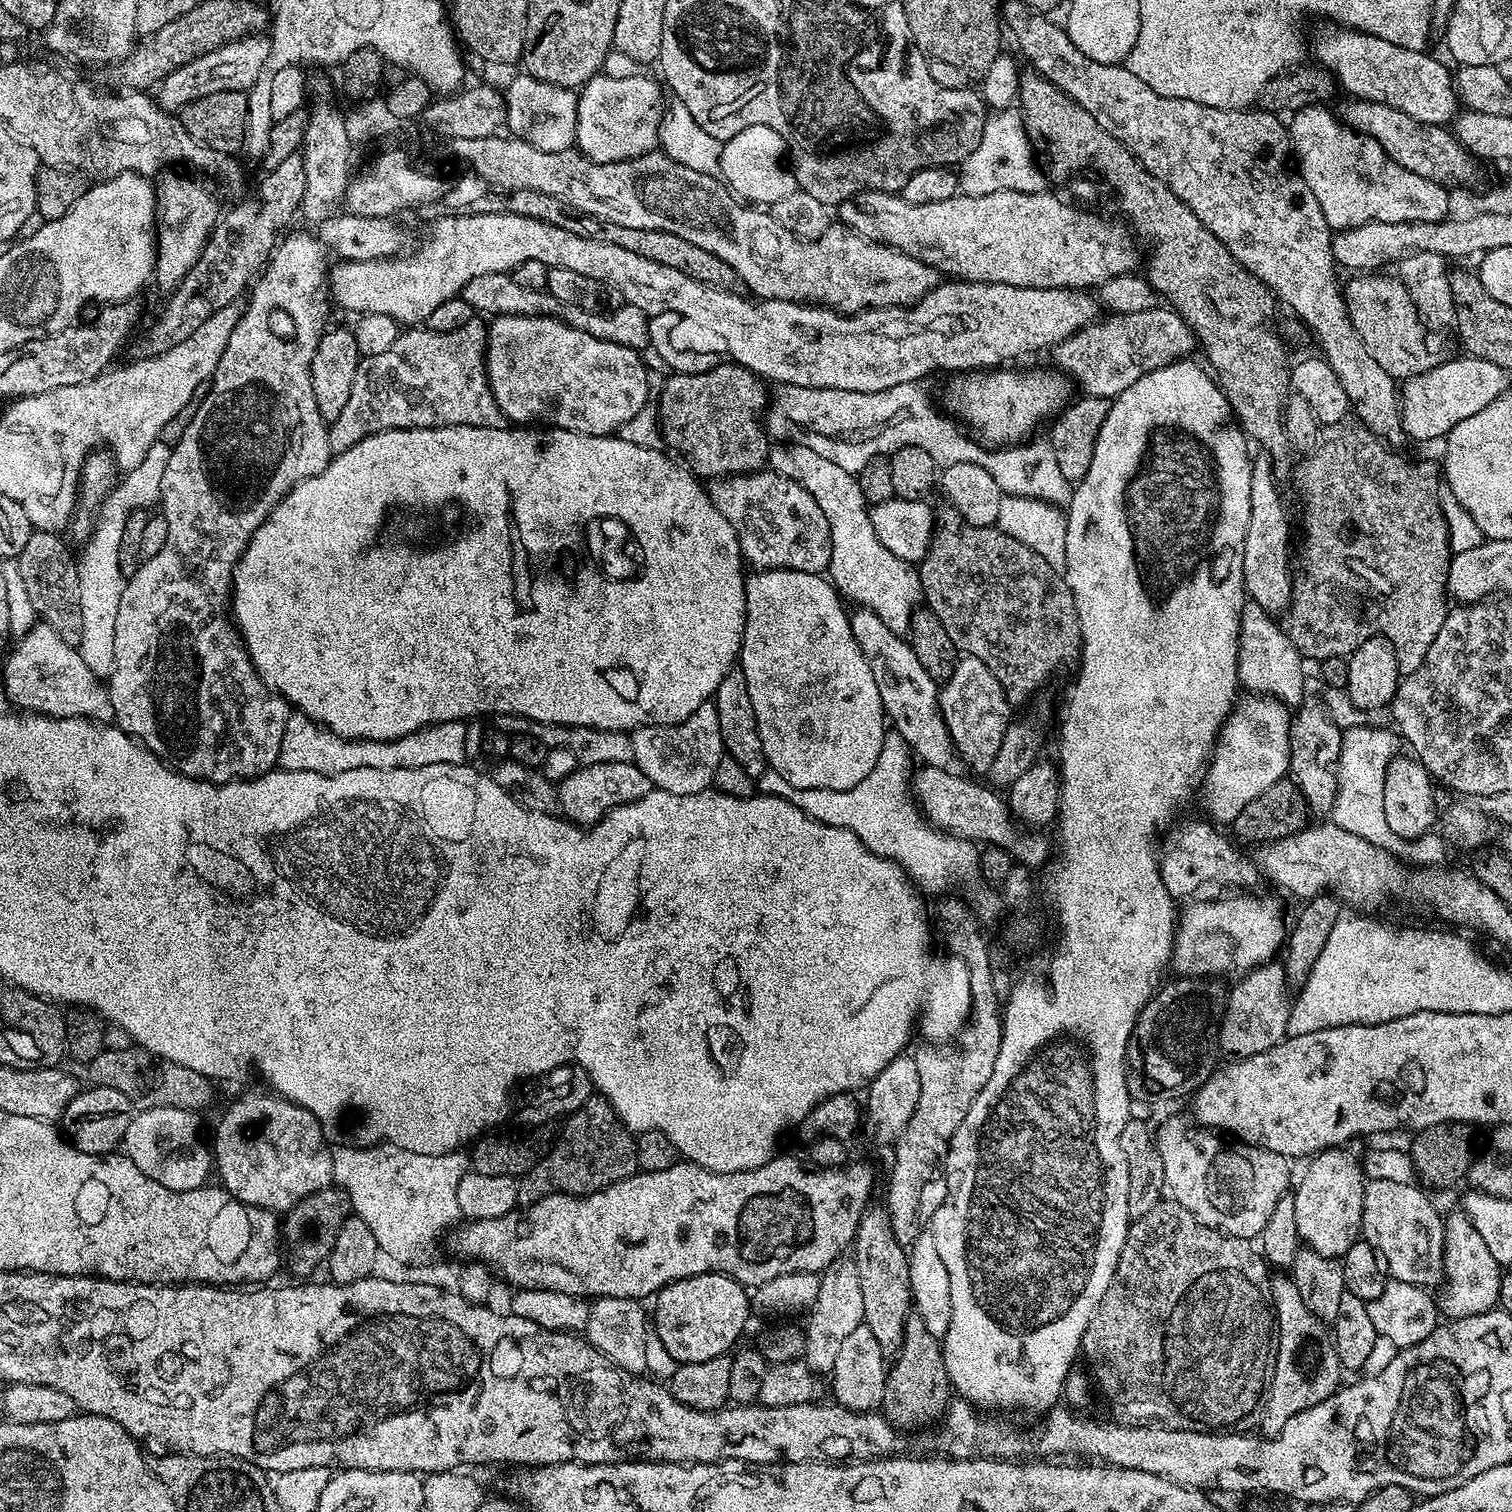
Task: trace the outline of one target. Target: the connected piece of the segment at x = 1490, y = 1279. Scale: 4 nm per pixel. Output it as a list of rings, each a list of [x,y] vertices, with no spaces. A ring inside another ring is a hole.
[[[1460,1210],[1444,1216],[1444,1275],[1438,1308],[1443,1315],[1445,1312],[1445,1317],[1466,1318],[1493,1311],[1499,1305],[1502,1265],[1494,1262],[1486,1242],[1474,1230],[1474,1222]]]

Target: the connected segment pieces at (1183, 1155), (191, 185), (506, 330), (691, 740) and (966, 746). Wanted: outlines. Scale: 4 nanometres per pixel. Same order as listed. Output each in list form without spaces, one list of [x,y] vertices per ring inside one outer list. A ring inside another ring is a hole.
[[[1172,1116],[1154,1132],[1156,1149],[1162,1156],[1164,1183],[1171,1199],[1186,1206],[1201,1224],[1219,1232],[1241,1236],[1243,1240],[1259,1237],[1266,1222],[1270,1222],[1274,1206],[1289,1191],[1289,1157],[1233,1142],[1211,1128],[1188,1120]]]
[[[164,170],[155,181],[156,190],[156,266],[155,283],[160,283],[165,290],[171,290],[180,283],[184,275],[196,265],[200,251],[211,237],[216,226],[216,196],[195,175],[179,176],[179,171]]]
[[[497,316],[487,330],[484,369],[505,421],[610,436],[645,411],[648,374],[637,349],[594,338],[554,316]]]
[[[715,703],[698,706],[690,718],[666,726],[642,726],[634,728],[632,737],[632,763],[646,774],[653,788],[661,788],[670,794],[698,794],[709,791],[717,779],[720,759],[725,759],[722,730],[718,730],[718,710]]]
[[[961,655],[949,680],[939,689],[940,713],[948,727],[952,743],[956,745],[959,759],[964,760],[976,772],[987,773],[1002,745],[1003,735],[1014,720],[1013,705],[1008,703],[1004,687],[994,674],[973,656]]]

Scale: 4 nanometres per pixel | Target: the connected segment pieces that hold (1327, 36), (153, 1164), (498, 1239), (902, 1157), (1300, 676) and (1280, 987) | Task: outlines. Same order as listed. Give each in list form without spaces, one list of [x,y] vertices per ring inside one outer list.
[[[1324,26],[1328,28],[1320,28],[1316,32],[1316,37],[1311,37],[1310,40],[1310,52],[1316,55],[1315,63],[1319,67],[1327,68],[1333,76],[1336,77],[1336,83],[1341,89],[1344,88],[1349,93],[1349,97],[1357,100],[1369,100],[1369,102],[1378,102],[1382,106],[1390,106],[1394,110],[1402,110],[1402,114],[1410,114],[1410,118],[1414,118],[1418,122],[1423,124],[1439,124],[1441,126],[1451,125],[1452,121],[1456,119],[1458,115],[1458,97],[1456,94],[1456,85],[1454,83],[1453,73],[1448,72],[1448,68],[1440,60],[1435,60],[1434,57],[1428,56],[1427,51],[1419,52],[1418,50],[1406,50],[1406,46],[1394,46],[1394,42],[1386,42],[1386,38],[1378,38],[1374,34],[1366,34],[1365,32],[1357,32],[1355,28],[1341,28],[1339,26]]]
[[[146,1108],[133,1115],[122,1141],[129,1160],[154,1182],[162,1182],[170,1190],[185,1192],[205,1187],[208,1172],[213,1171],[214,1157],[206,1140],[200,1137],[200,1124],[195,1115],[177,1108]]]
[[[777,1155],[770,1162],[758,1166],[754,1170],[745,1172],[711,1172],[697,1164],[677,1162],[670,1166],[670,1170],[657,1172],[637,1171],[636,1175],[626,1178],[622,1182],[614,1182],[600,1192],[589,1196],[568,1196],[565,1192],[555,1192],[552,1196],[542,1198],[531,1206],[521,1207],[502,1218],[486,1218],[485,1220],[470,1220],[453,1227],[452,1248],[468,1262],[476,1261],[492,1269],[497,1277],[509,1280],[513,1289],[546,1290],[547,1292],[561,1292],[581,1298],[630,1298],[643,1301],[644,1296],[655,1297],[668,1284],[678,1282],[682,1278],[690,1278],[707,1272],[721,1272],[723,1276],[733,1276],[739,1284],[755,1286],[770,1282],[770,1278],[782,1278],[782,1274],[795,1272],[823,1273],[834,1263],[841,1259],[844,1247],[851,1245],[856,1238],[860,1216],[870,1207],[868,1200],[872,1196],[872,1187],[876,1184],[876,1176],[868,1164],[849,1163],[843,1168],[817,1168],[807,1163],[799,1164],[792,1156]]]
[[[977,1003],[972,1009],[972,1015],[960,1033],[951,1042],[928,1042],[914,1052],[918,1066],[918,1078],[922,1082],[922,1094],[918,1094],[918,1106],[914,1110],[914,1118],[906,1122],[899,1136],[894,1141],[896,1149],[892,1152],[892,1177],[888,1180],[888,1217],[894,1230],[894,1238],[905,1246],[910,1246],[935,1221],[938,1206],[946,1198],[948,1177],[944,1174],[944,1156],[948,1152],[948,1144],[952,1141],[954,1130],[962,1126],[962,1118],[966,1118],[966,1110],[978,1098],[982,1086],[994,1071],[994,1062],[998,1062],[998,1050],[1002,1046],[1002,1008],[996,1004]]]
[[[1248,600],[1245,603],[1244,609],[1240,613],[1240,680],[1253,693],[1274,696],[1277,700],[1289,706],[1303,705],[1306,700],[1305,661],[1302,659],[1300,651],[1290,642],[1288,633],[1284,631],[1283,627],[1277,621],[1275,624],[1272,620],[1275,619],[1266,610],[1262,610],[1262,606],[1258,606],[1258,602]]]
[[[1269,962],[1260,965],[1252,972],[1231,985],[1224,1006],[1224,1016],[1220,1019],[1218,1029],[1218,1048],[1228,1058],[1262,1054],[1270,1046],[1278,1046],[1288,1036],[1288,1019],[1290,1018],[1290,987],[1283,963]]]

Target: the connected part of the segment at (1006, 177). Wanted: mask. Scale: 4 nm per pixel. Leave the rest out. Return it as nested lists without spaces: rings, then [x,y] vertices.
[[[1000,110],[991,117],[990,123],[982,130],[982,142],[959,165],[959,191],[966,196],[994,194],[998,190],[1019,192],[1043,192],[1046,176],[1036,169],[1032,161],[1034,145],[1024,129],[1024,117],[1016,110]]]

